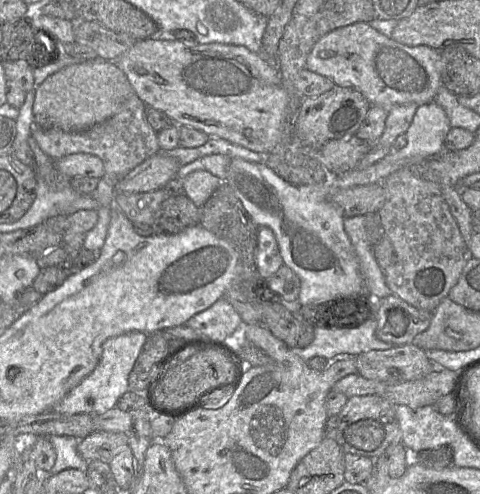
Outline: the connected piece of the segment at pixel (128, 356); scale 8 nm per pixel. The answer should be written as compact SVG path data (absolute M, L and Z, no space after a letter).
M132 331L107 339L102 346L99 363L91 374L74 387L52 410L65 415L97 416L116 407L119 398L128 391L129 374L146 341L146 334Z

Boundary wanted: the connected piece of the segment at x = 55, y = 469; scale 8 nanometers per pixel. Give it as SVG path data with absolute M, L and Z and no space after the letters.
M72 436L48 437L55 454L55 464L47 475L56 475L66 469L78 469L86 473L88 462L84 460L77 451L79 439Z

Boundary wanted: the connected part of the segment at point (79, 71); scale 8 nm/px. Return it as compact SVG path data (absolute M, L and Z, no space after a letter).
M90 60L66 66L35 89L34 123L40 127L59 127L64 131L83 131L119 112L132 94L135 94L133 88L114 61Z

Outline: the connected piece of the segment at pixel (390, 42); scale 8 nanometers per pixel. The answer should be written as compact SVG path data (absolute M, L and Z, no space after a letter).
M365 22L340 27L321 36L307 56L306 69L330 79L335 85L358 91L371 105L388 111L395 105L428 104L442 87L438 50L423 45L405 46Z

